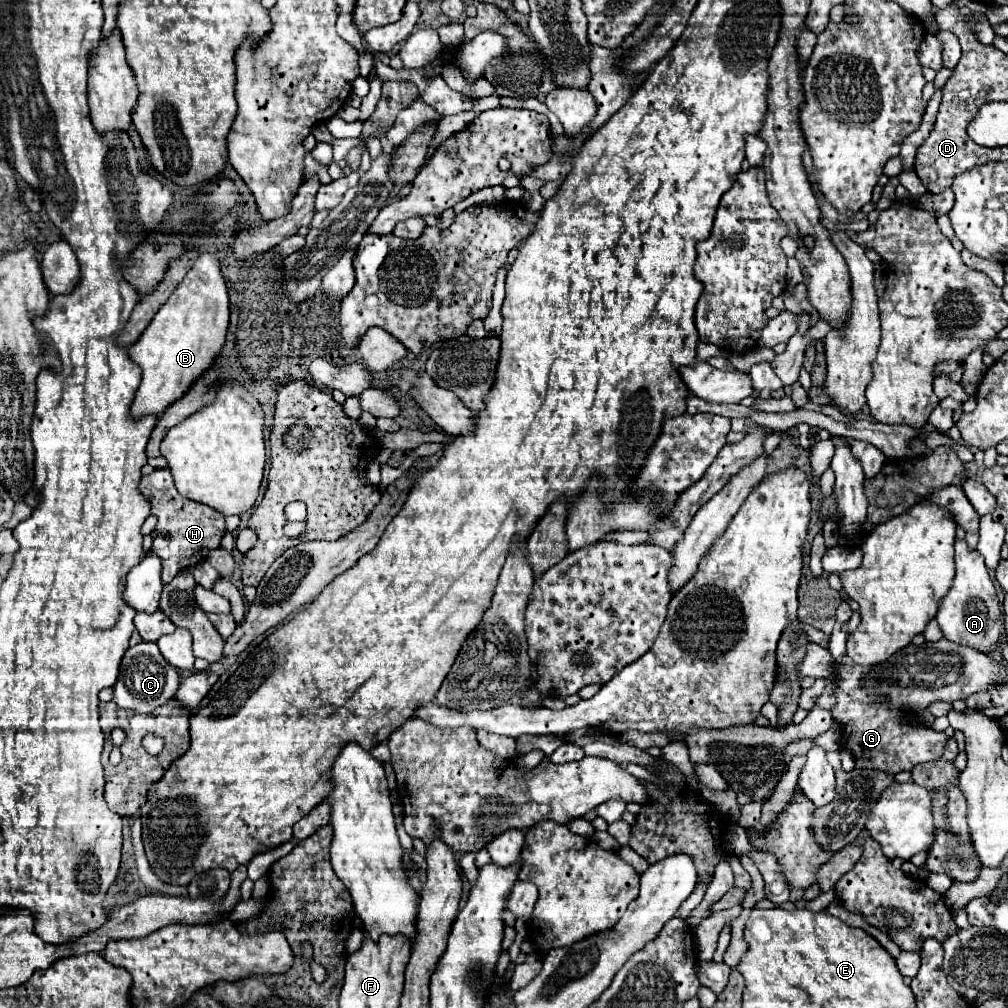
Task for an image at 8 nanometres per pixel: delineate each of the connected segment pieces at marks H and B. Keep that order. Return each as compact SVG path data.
M155 469L151 475L141 479L139 489L151 503L151 515L157 517L155 531L167 533L167 535L157 535L167 541L153 541L153 549L151 549L153 553L157 553L161 557L163 565L175 565L175 567L163 567L163 571L165 571L163 583L167 585L175 577L173 573L175 573L177 565L181 569L187 569L189 565L195 565L195 563L207 559L209 551L219 547L221 537L225 533L225 517L219 511L215 511L203 503L181 497L173 485L173 477L171 477L169 469Z
M205 253L195 261L191 271L185 275L185 281L179 283L175 293L157 311L157 315L153 317L149 327L143 331L139 341L135 345L131 345L131 349L129 349L131 361L135 361L135 365L141 367L141 383L139 383L139 389L137 389L133 405L131 405L131 417L135 417L135 419L143 419L147 415L161 417L169 405L179 401L189 391L193 381L201 373L205 373L215 363L215 359L221 355L221 349L225 345L227 327L229 327L227 287L225 287L217 259L211 253Z

